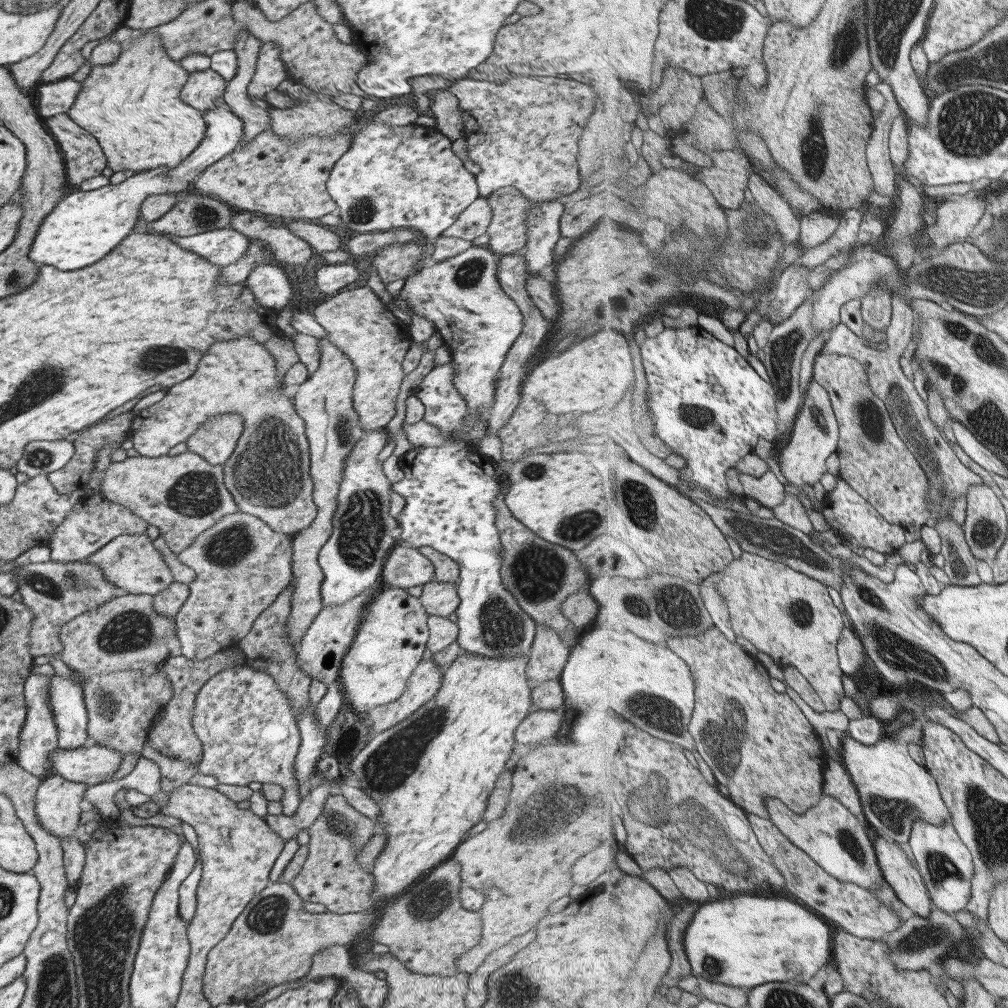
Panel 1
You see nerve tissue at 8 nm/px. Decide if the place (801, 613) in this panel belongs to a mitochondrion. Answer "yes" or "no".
yes

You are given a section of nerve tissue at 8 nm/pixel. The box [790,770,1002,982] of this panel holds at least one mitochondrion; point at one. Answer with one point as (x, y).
(925, 937)

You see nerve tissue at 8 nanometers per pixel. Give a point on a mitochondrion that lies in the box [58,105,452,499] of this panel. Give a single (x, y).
(159, 358)

